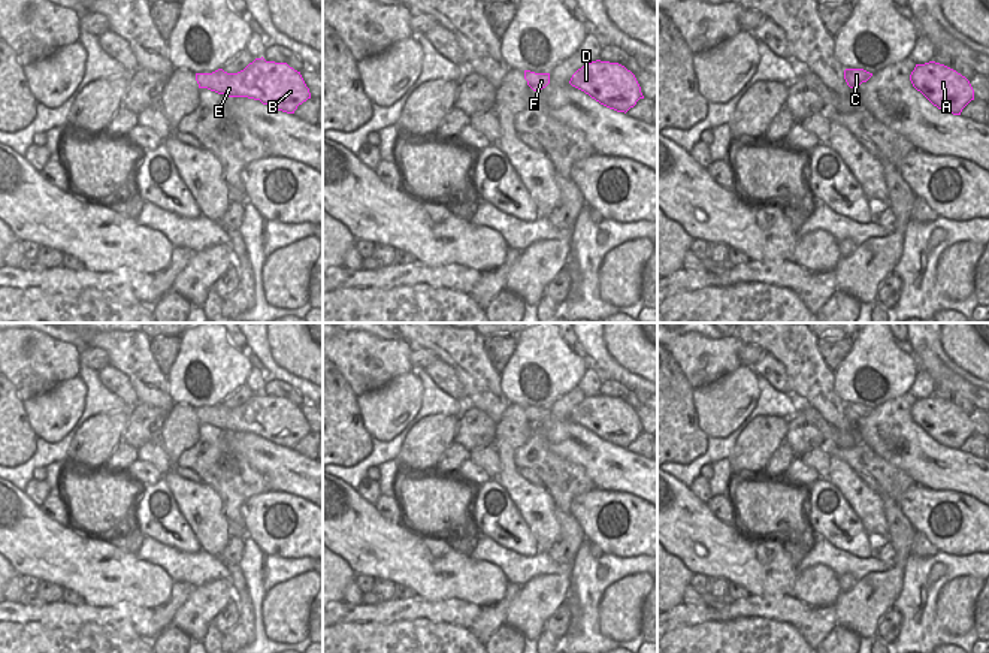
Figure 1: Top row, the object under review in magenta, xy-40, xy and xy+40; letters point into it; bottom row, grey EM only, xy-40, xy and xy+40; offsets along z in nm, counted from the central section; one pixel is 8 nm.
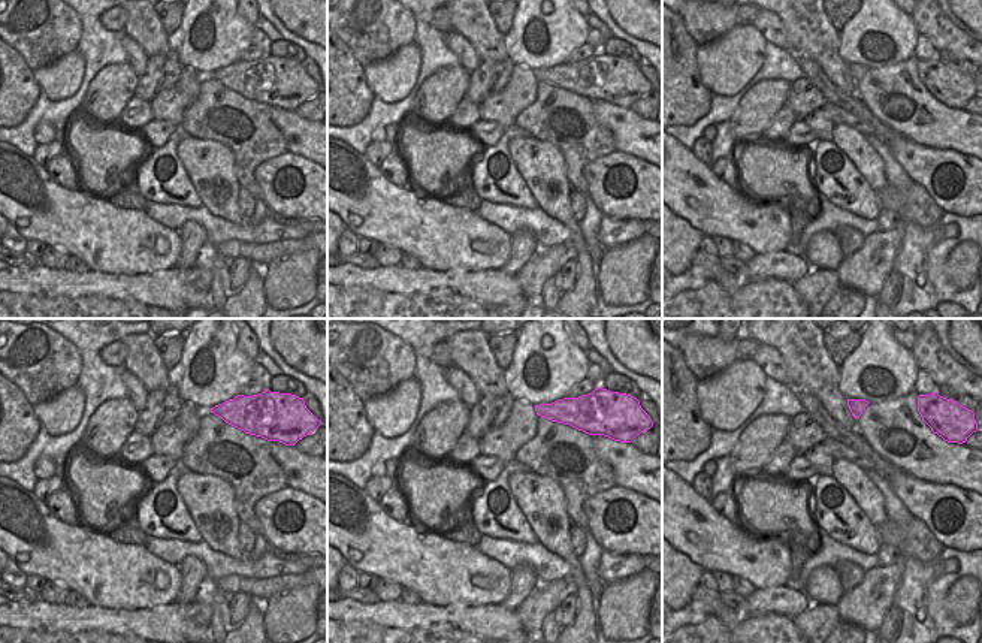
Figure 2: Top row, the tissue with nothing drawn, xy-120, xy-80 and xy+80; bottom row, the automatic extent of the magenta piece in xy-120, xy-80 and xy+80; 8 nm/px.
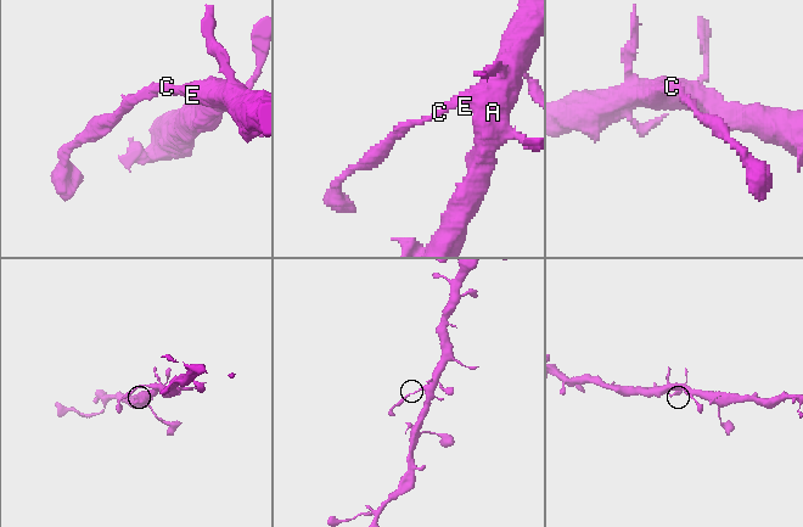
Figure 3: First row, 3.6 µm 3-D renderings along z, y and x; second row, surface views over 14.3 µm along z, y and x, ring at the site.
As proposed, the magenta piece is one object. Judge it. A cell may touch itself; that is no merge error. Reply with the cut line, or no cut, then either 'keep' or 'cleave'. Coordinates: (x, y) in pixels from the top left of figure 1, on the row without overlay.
cut in xy+40 along (867, 407), (864, 416); cleave

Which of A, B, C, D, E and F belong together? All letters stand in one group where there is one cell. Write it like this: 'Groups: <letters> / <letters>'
Groups: A B D E F / C

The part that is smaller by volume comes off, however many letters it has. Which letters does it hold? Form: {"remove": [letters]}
{"remove": ["C"]}

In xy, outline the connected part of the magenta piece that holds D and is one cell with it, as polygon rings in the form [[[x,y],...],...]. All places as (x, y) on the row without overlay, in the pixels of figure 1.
[[[586,397],[572,409],[569,418],[601,439],[624,448],[644,433],[635,409],[618,397]]]

